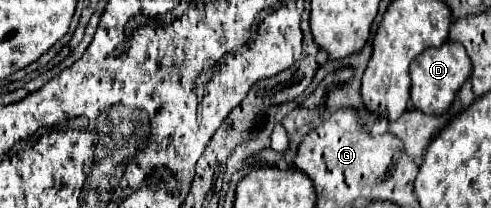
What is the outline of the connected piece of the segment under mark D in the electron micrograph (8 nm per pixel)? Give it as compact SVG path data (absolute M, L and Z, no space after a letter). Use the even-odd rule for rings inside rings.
M444 42L440 48L426 48L418 58L414 58L410 66L412 76L412 104L416 110L422 110L424 114L444 114L448 106L454 102L460 86L468 80L472 72L470 58L466 54L466 48L460 42Z

